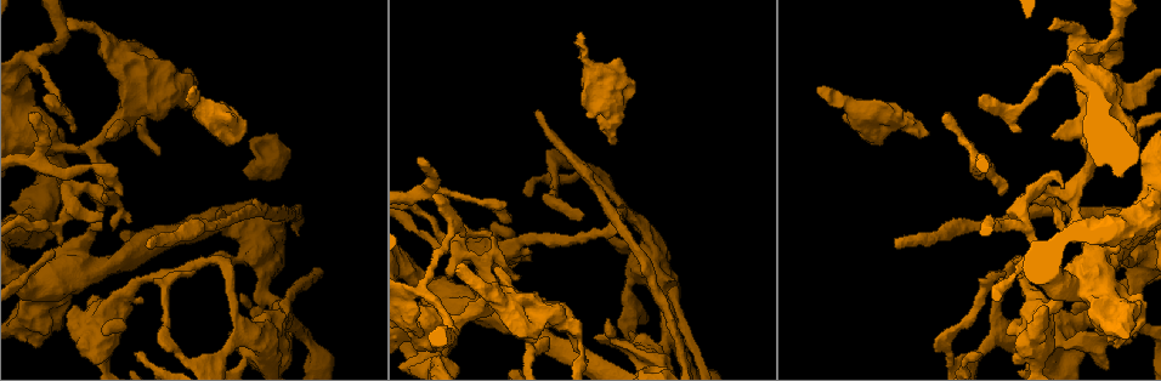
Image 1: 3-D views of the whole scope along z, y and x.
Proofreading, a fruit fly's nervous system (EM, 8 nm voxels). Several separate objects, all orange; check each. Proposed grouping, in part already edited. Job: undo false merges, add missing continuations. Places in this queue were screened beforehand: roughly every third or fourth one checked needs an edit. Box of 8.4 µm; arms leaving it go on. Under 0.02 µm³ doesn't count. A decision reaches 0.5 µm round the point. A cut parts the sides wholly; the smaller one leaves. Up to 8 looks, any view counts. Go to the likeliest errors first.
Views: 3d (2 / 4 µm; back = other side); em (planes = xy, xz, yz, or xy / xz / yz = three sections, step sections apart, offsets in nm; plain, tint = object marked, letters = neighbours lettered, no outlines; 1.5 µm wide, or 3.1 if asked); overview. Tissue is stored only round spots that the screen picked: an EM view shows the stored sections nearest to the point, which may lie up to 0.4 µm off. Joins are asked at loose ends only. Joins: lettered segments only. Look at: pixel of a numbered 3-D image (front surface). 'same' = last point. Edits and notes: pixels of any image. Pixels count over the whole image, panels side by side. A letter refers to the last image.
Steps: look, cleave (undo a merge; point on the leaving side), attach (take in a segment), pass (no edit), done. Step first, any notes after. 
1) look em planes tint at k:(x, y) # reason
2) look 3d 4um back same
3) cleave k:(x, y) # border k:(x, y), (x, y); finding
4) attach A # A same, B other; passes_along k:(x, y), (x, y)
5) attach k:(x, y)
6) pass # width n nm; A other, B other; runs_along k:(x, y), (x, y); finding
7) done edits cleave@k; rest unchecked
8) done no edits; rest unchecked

look 3d 2um at 1:(538, 110) # long arm stops here

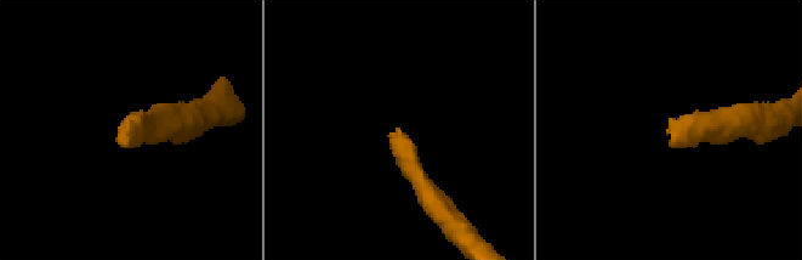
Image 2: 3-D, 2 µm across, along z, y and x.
look em xy step 4 tint at 2:(394, 134)

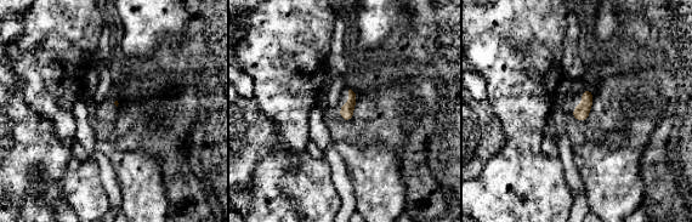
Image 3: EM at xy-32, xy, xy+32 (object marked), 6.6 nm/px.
look em planes letters same # another direction

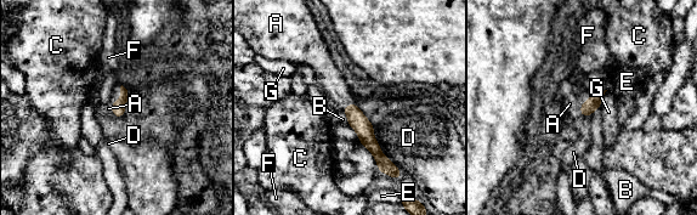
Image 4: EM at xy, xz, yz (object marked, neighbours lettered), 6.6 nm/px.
attach A # A same, B other, C other, D other, E other, F other, G other; passes_along 4:(595, 98), (581, 109), (570, 103); it goes on there

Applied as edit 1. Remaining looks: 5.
look 3d 2um at 1:(193, 87)

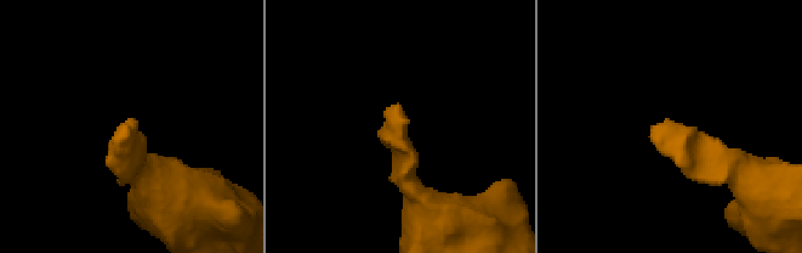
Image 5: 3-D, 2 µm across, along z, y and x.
look em planes plain at 5:(393, 108) # shape alone is not enough

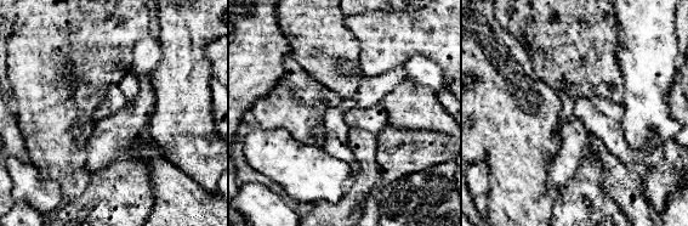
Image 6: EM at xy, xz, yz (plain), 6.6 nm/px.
look em planes letters same # see the neighbours

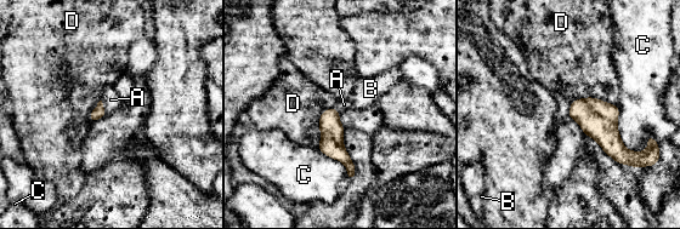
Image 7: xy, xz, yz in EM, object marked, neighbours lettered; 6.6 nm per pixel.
attach A # A same, B other, C other, D other; passes_along 7:(98, 112), (103, 107), (111, 99); it goes on there

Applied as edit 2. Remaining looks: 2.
done edits attach@4, attach@7; rest unchecked

